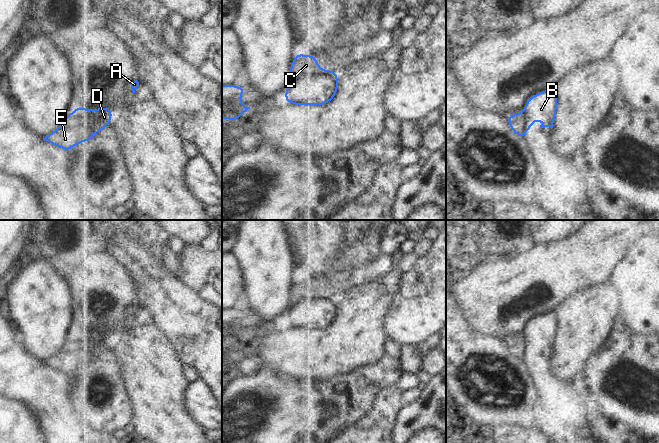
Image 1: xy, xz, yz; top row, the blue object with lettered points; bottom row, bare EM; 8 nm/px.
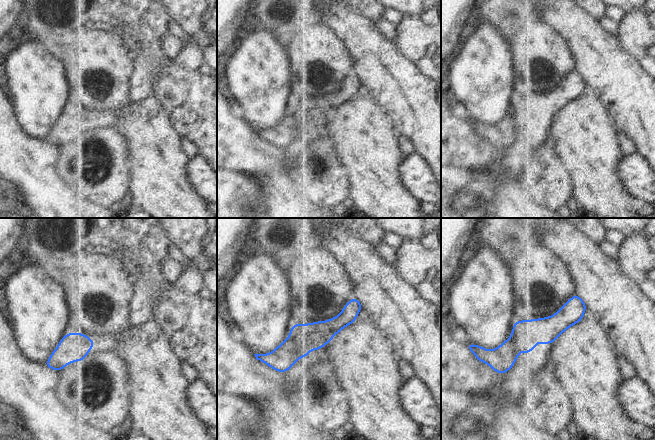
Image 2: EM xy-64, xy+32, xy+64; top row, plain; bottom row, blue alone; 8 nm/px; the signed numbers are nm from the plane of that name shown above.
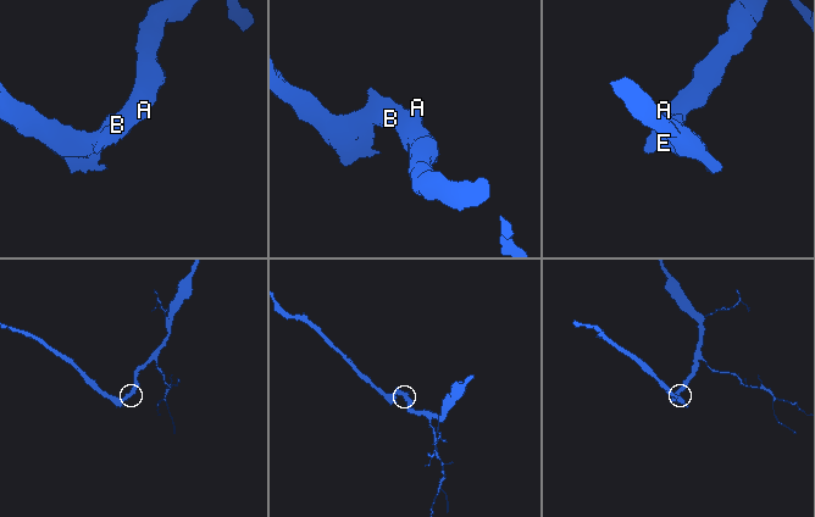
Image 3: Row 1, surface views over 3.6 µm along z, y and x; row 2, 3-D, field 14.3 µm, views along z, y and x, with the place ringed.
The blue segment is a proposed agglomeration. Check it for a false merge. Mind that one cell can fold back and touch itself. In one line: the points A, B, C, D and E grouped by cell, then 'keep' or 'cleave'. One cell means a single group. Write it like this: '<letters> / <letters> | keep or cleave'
A B D / C E | cleave

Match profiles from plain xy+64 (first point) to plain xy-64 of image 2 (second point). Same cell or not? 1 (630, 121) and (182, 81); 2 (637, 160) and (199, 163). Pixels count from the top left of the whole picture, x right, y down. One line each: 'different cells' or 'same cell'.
1: same cell
2: same cell

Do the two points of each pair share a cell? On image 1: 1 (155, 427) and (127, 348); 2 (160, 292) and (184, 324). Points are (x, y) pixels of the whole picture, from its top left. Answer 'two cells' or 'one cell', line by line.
1: one cell
2: one cell

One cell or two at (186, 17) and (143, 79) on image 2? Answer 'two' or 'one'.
two

